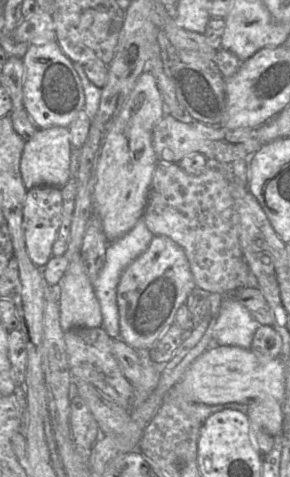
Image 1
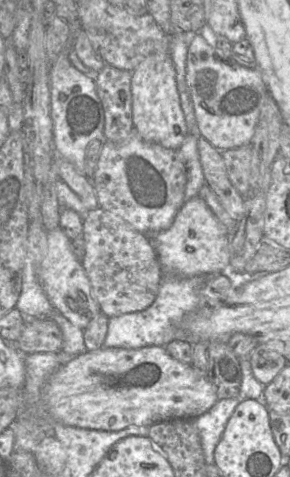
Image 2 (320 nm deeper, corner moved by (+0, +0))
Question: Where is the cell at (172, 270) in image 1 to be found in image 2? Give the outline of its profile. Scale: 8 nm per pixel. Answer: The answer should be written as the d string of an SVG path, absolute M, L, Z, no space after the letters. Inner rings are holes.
M198 195L185 201L176 214L172 225L154 236L154 249L161 266L162 275L164 271L174 273L182 277L194 277L200 274L222 273L230 269L230 242L226 227L215 217L205 201Z

